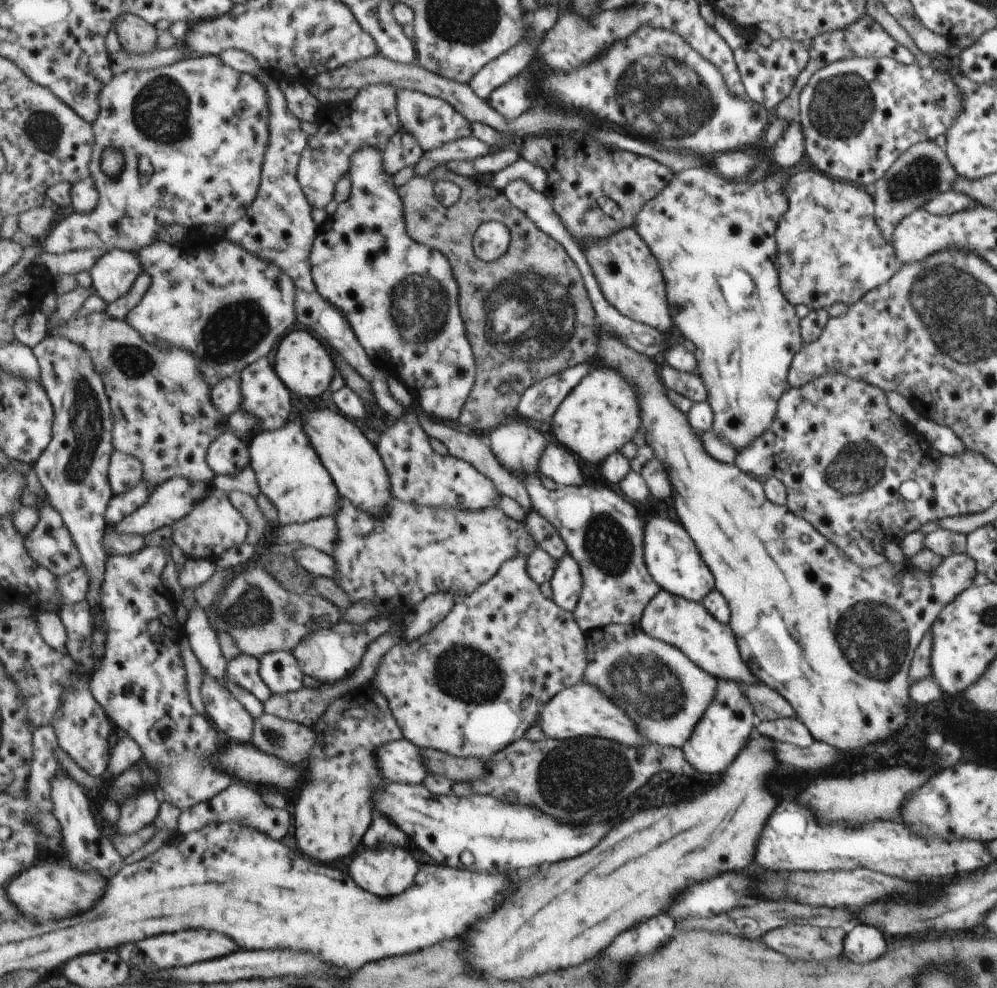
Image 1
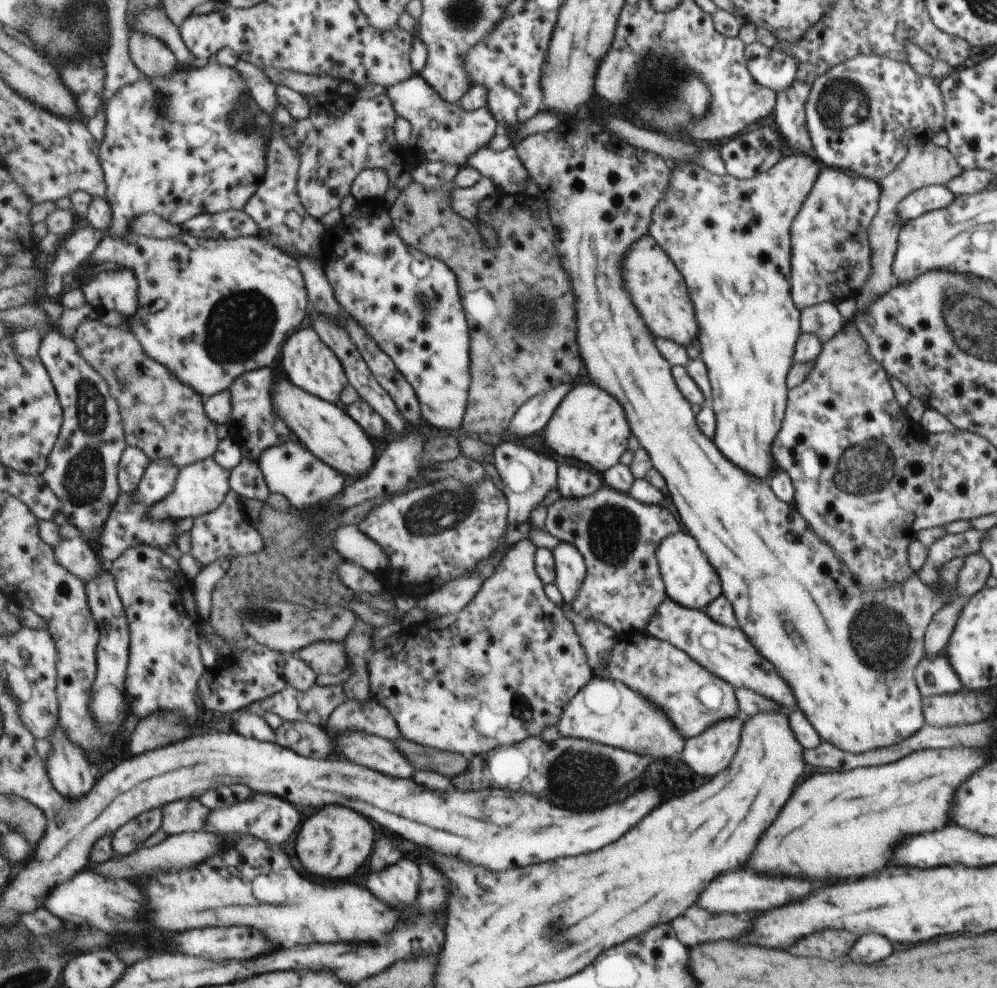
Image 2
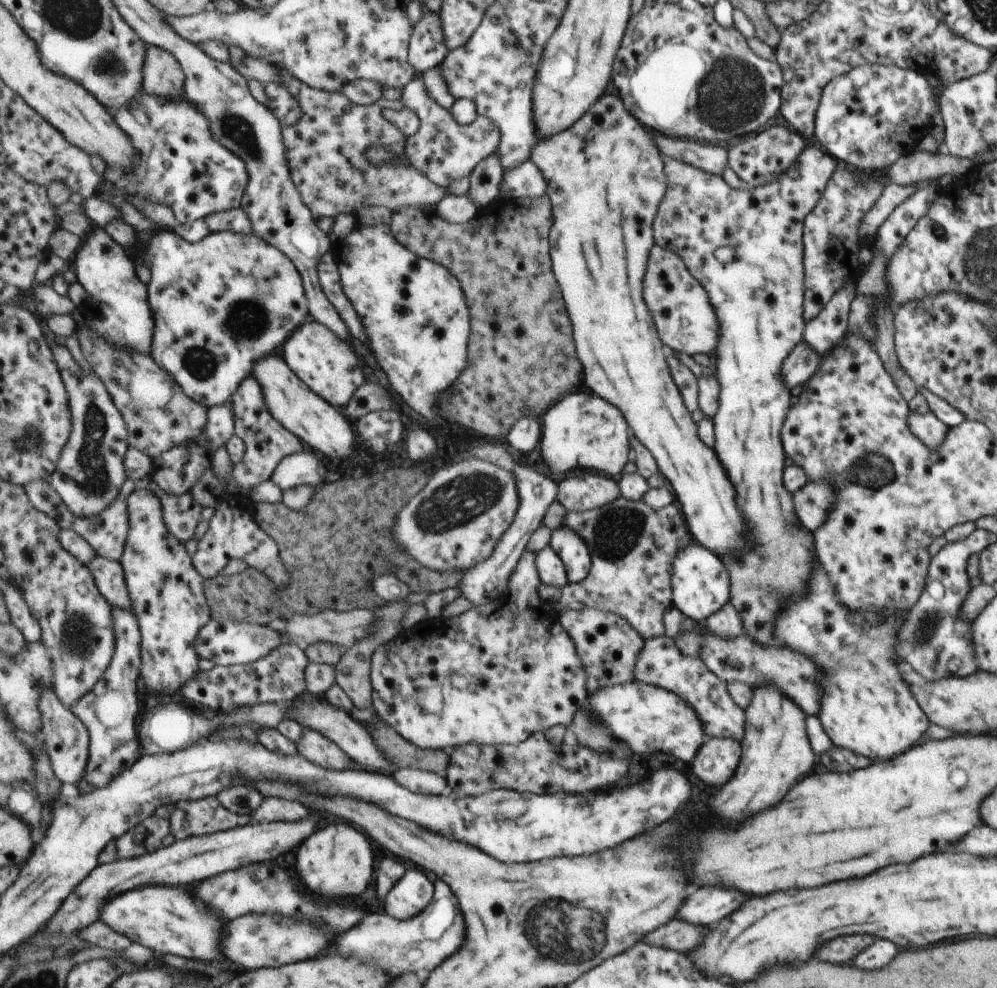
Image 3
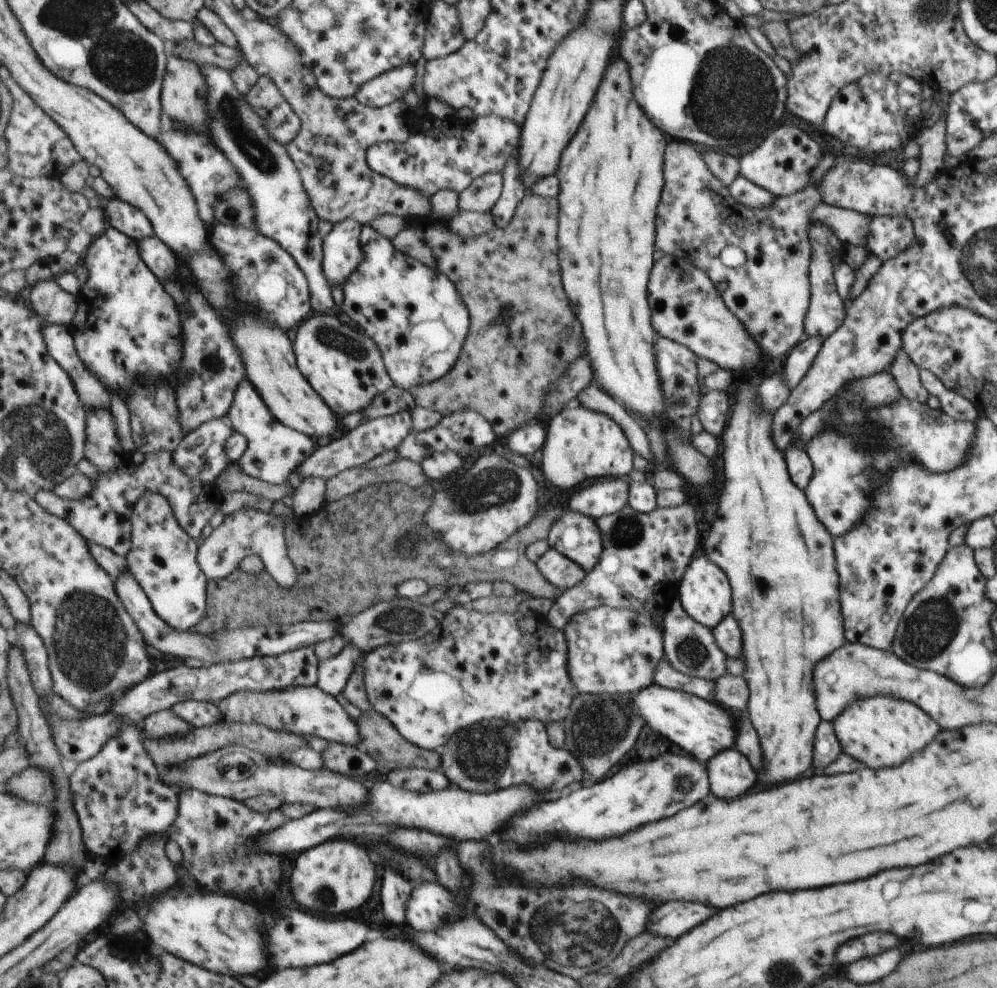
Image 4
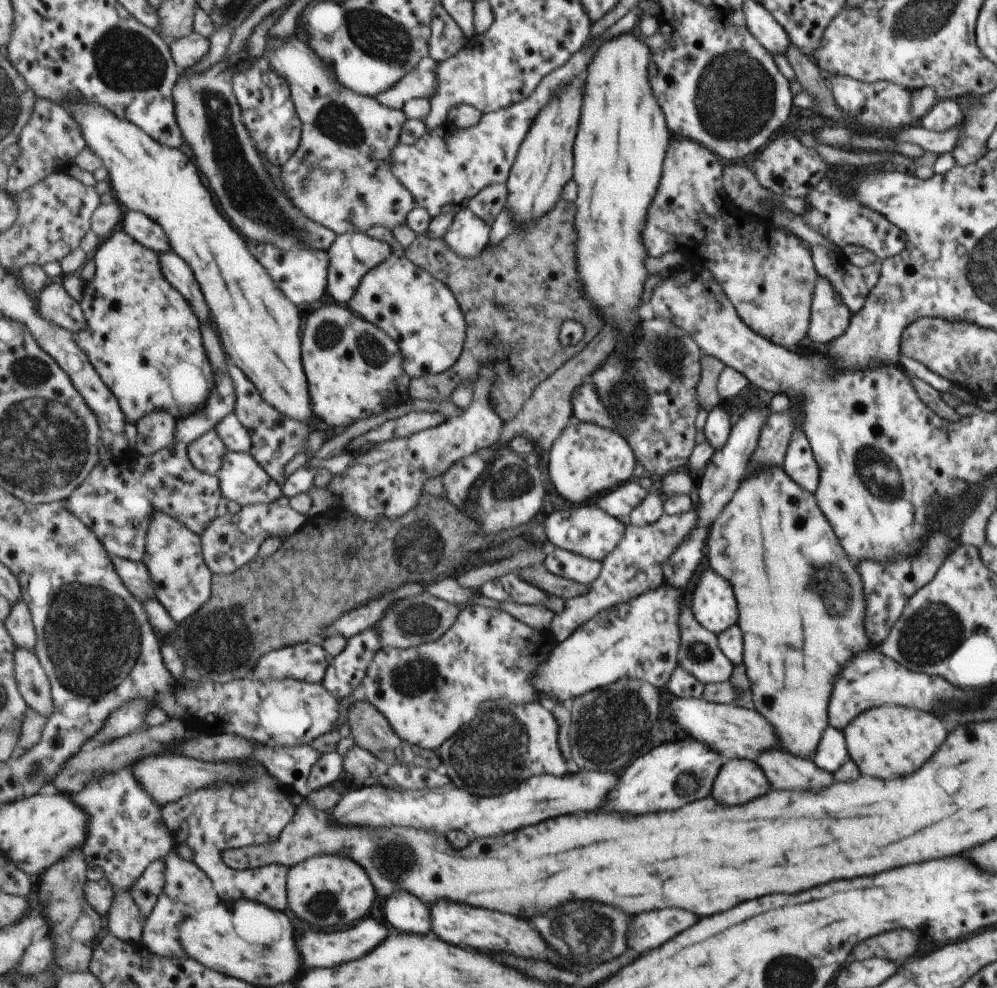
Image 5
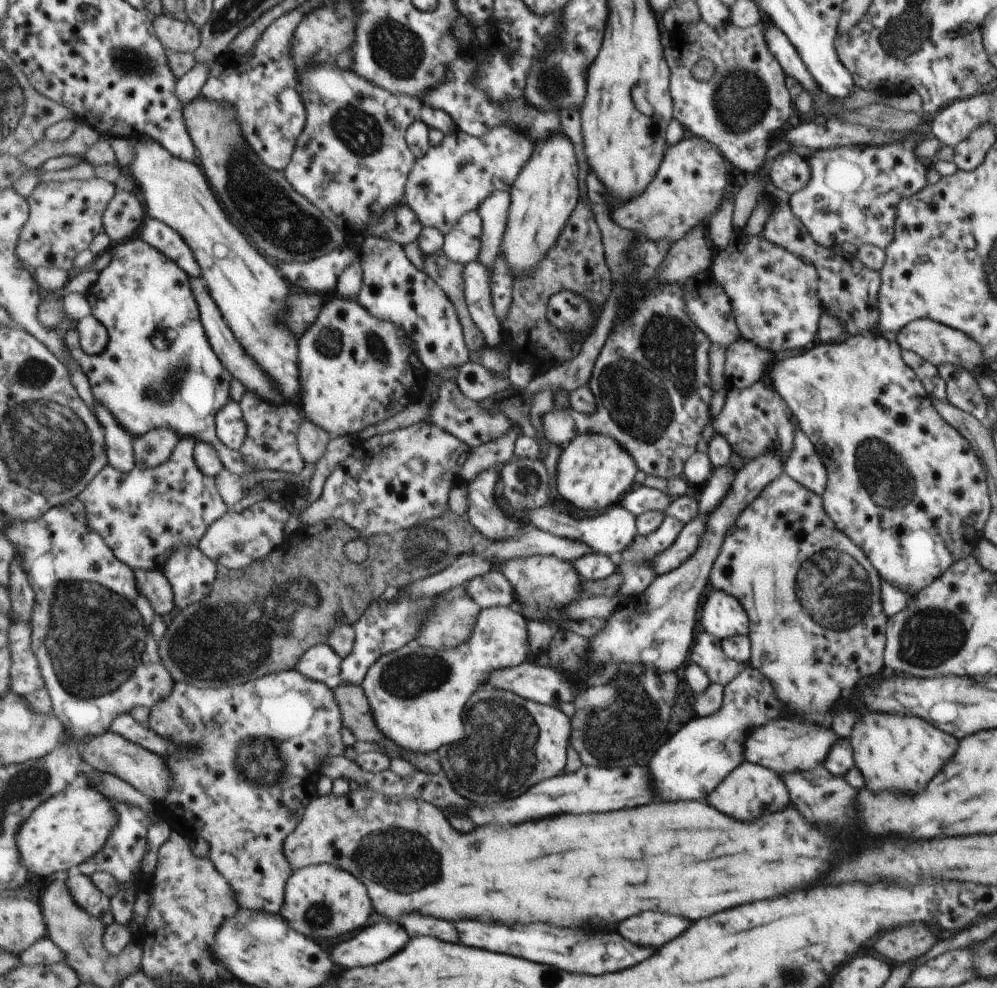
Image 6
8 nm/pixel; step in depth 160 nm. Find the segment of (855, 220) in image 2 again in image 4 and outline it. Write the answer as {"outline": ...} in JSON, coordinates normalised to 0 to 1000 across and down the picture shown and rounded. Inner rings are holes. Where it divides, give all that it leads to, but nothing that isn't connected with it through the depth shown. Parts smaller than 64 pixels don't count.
{"outline":[[[812,225],[809,231],[809,241],[812,243],[813,249],[811,270],[813,301],[812,313],[808,316],[808,338],[810,341],[821,340],[821,342],[827,343],[842,333],[849,318],[846,302],[842,302],[837,287],[837,270],[834,265],[836,259],[840,259],[846,265],[848,251],[846,251],[846,246],[842,245],[842,241],[838,241],[838,237],[829,229],[823,229],[821,225]]]}

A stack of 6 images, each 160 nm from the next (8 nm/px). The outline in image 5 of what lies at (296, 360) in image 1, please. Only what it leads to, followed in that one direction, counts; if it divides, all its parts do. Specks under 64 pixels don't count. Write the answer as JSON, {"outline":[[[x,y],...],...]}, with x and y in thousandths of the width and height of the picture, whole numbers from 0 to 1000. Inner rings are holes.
{"outline":[[[330,308],[316,314],[308,322],[308,332],[303,335],[303,350],[304,371],[311,388],[316,419],[320,425],[325,426],[334,434],[338,431],[347,434],[354,431],[358,425],[384,419],[386,415],[402,411],[412,404],[410,395],[414,383],[406,379],[404,358],[402,358],[400,348],[380,330],[354,318],[348,309]]]}

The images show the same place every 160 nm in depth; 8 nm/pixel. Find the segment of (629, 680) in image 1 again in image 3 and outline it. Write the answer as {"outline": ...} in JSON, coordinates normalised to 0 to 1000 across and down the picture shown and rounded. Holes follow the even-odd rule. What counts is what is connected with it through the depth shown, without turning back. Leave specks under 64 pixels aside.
{"outline":[[[673,645],[646,648],[645,658],[636,674],[637,689],[675,699],[698,721],[709,745],[733,748],[742,753],[746,749],[747,719],[738,713],[728,697],[728,690],[711,678],[704,667],[682,661]]]}

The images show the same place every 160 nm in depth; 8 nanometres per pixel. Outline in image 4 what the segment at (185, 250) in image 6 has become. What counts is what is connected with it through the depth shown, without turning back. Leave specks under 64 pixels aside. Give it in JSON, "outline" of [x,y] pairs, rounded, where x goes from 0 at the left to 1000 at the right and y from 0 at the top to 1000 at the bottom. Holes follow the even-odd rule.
{"outline":[[[113,198],[107,206],[105,206],[105,221],[109,225],[110,230],[123,235],[135,244],[141,241],[149,241],[155,237],[151,223],[135,209],[131,209],[129,204],[125,206],[116,198]]]}

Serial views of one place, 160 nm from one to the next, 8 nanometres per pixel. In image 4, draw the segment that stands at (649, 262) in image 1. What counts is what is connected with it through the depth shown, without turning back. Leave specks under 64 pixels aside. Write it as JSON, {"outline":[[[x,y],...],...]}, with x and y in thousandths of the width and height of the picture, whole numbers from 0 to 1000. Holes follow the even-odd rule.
{"outline":[[[667,256],[662,263],[657,264],[649,287],[649,310],[653,316],[653,330],[661,340],[687,350],[698,361],[715,366],[720,373],[729,374],[740,381],[743,377],[757,374],[763,368],[761,350],[747,336],[745,328],[733,318],[732,314],[729,314],[728,308],[724,306],[723,299],[720,294],[717,294],[711,279],[705,277],[701,271],[697,271],[686,260],[681,261]]]}

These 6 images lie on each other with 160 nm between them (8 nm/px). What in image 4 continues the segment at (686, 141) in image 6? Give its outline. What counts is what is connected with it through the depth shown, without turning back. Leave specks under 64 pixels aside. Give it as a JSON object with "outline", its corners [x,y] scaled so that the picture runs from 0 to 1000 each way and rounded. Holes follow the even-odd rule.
{"outline":[[[678,141],[674,142],[673,148],[669,148],[669,172],[665,172],[665,178],[669,180],[669,192],[665,192],[665,204],[661,204],[661,225],[657,225],[657,252],[681,261],[686,260],[691,263],[697,271],[701,271],[701,273],[705,274],[705,277],[711,279],[713,286],[717,289],[717,294],[720,294],[721,299],[723,299],[724,306],[728,308],[729,314],[732,314],[733,318],[745,328],[747,336],[749,336],[749,338],[757,344],[757,348],[761,350],[761,354],[763,354],[763,366],[769,364],[785,364],[792,355],[800,349],[801,342],[803,342],[803,338],[805,338],[805,320],[808,320],[810,314],[809,304],[812,304],[812,285],[809,285],[809,279],[811,278],[813,265],[813,249],[812,243],[809,241],[809,231],[812,228],[813,211],[815,211],[817,206],[825,204],[825,202],[823,202],[823,196],[821,196],[821,184],[823,184],[823,180],[825,180],[836,168],[838,168],[837,159],[834,158],[834,156],[825,158],[825,160],[821,162],[821,166],[817,168],[817,172],[813,172],[813,186],[811,186],[811,188],[807,188],[805,192],[791,196],[791,198],[777,198],[775,206],[769,209],[769,211],[752,211],[737,204],[737,202],[733,200],[729,189],[725,188],[716,177],[713,177],[713,174],[709,172],[709,168],[707,168],[707,164],[705,164],[705,160],[703,160],[701,149],[686,143],[679,143]],[[730,248],[735,248],[745,254],[745,257],[747,257],[749,261],[748,267],[739,269],[739,271],[728,271],[722,266],[720,263],[721,254]]]}

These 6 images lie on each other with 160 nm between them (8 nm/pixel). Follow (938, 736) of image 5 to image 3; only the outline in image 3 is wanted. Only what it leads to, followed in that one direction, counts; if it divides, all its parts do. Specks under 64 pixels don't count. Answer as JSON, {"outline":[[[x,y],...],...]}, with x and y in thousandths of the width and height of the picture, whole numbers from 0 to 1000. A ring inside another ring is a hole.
{"outline":[[[816,566],[817,593],[813,593],[813,601],[807,607],[797,609],[785,626],[781,626],[781,646],[789,650],[789,654],[797,660],[807,662],[809,666],[817,666],[817,670],[825,670],[834,682],[829,682],[829,706],[825,706],[825,723],[819,727],[831,749],[838,755],[850,757],[858,763],[870,767],[894,767],[916,753],[922,751],[928,737],[934,733],[926,721],[925,716],[918,713],[917,703],[913,695],[906,690],[902,678],[901,667],[898,666],[897,652],[901,649],[901,638],[911,622],[896,622],[891,618],[884,620],[862,620],[849,616],[842,611],[837,600],[836,591],[828,582],[828,578]]]}

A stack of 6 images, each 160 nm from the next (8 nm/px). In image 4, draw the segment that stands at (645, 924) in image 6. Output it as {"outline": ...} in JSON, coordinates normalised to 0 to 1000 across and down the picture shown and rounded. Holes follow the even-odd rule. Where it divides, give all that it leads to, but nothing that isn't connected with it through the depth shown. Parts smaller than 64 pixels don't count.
{"outline":[[[667,913],[657,919],[657,925],[653,925],[653,933],[649,933],[649,943],[665,949],[679,949],[713,925],[715,921],[705,915]]]}

